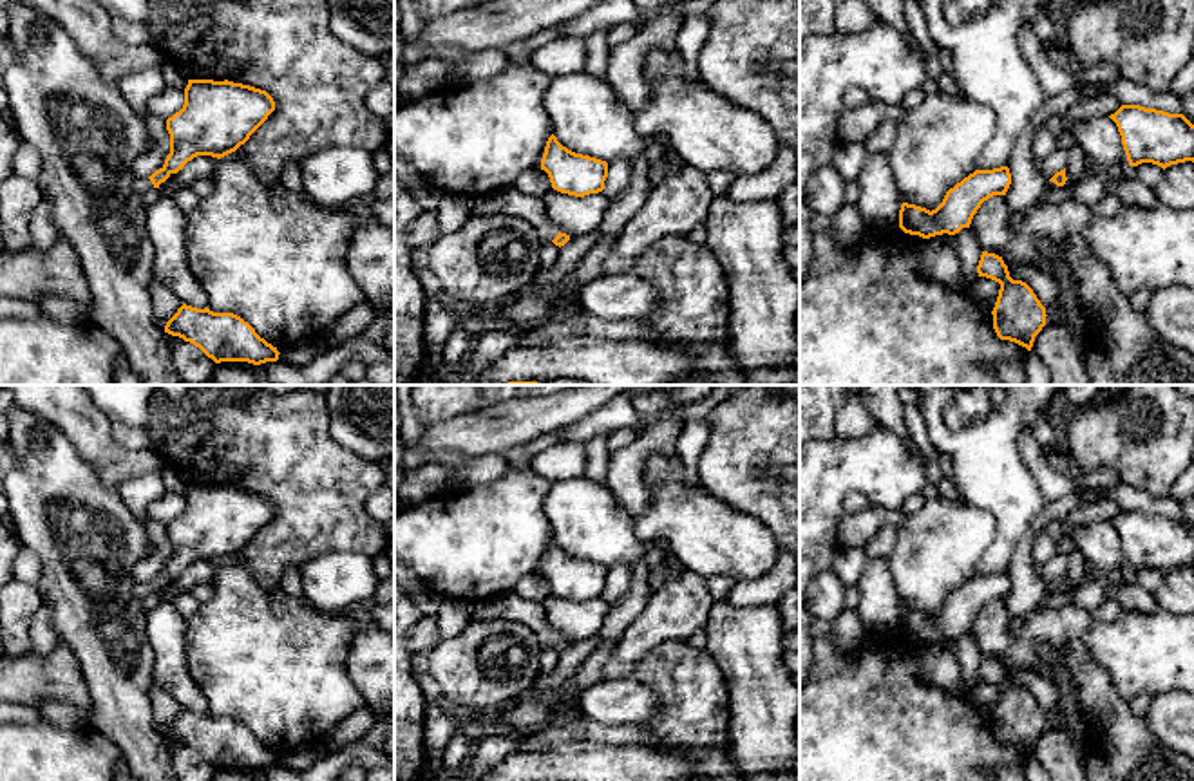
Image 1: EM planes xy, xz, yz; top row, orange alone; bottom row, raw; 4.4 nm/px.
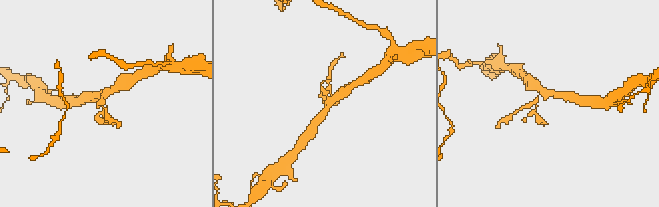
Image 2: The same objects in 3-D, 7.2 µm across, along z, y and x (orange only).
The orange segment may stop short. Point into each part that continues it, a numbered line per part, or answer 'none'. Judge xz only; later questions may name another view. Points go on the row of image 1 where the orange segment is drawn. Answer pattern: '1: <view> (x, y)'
1: xz (507, 201)

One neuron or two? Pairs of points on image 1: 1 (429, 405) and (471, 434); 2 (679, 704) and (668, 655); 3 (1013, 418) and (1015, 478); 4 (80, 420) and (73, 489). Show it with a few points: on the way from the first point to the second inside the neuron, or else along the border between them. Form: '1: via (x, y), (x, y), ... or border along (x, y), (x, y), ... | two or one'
1: border along (489, 407), (460, 413), (424, 429) | two
2: via (679, 691), (679, 675), (673, 668) | one
3: via (1008, 432), (1008, 463) | one
4: border along (46, 422), (73, 445), (104, 483) | two

